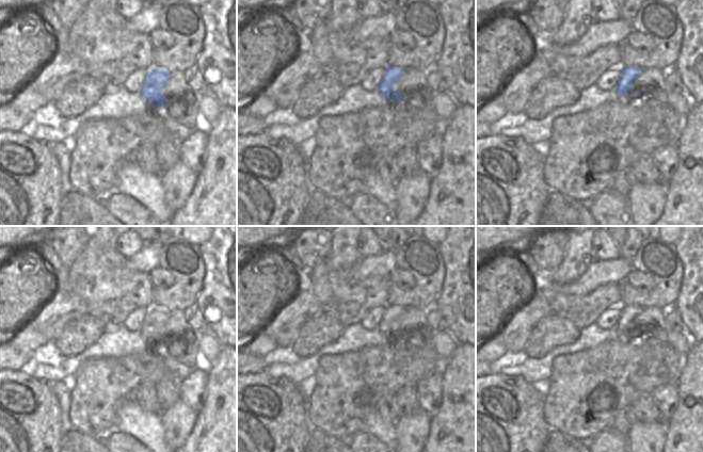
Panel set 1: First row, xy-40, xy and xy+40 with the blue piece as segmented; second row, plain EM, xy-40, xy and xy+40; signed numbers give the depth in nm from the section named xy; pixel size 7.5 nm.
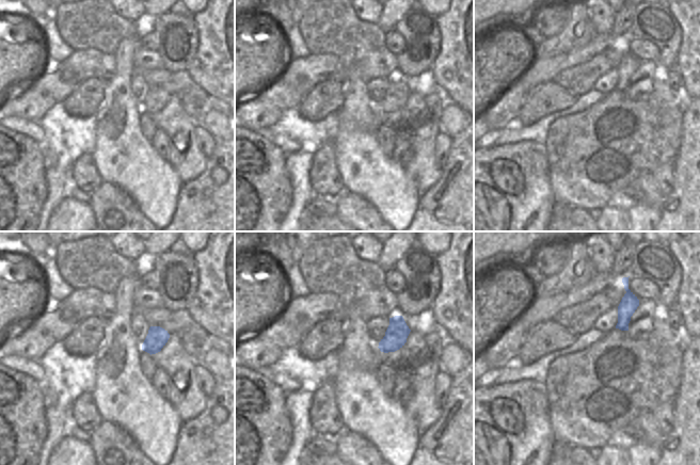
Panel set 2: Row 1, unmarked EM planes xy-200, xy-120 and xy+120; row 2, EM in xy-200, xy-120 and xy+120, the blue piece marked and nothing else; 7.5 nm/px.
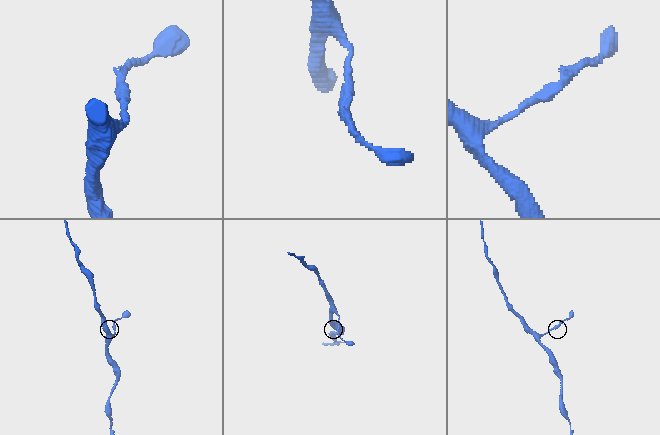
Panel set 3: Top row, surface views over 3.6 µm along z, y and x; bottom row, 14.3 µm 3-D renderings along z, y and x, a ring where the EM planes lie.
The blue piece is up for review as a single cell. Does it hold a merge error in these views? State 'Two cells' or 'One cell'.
One cell.

